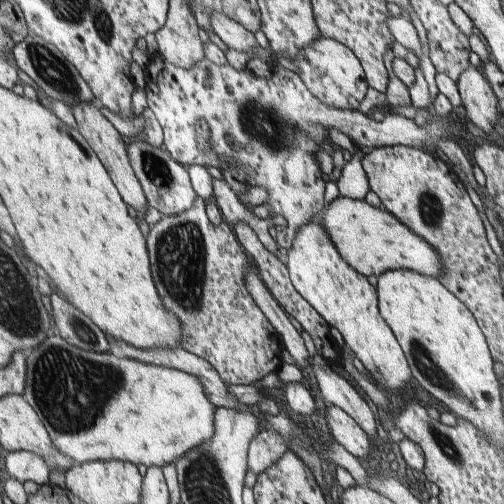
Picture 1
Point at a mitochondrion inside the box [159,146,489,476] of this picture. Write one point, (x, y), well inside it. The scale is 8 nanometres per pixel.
(433, 375)

